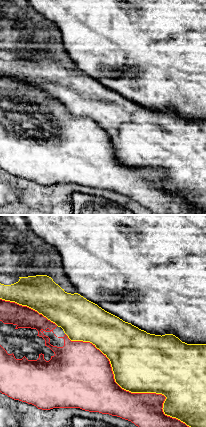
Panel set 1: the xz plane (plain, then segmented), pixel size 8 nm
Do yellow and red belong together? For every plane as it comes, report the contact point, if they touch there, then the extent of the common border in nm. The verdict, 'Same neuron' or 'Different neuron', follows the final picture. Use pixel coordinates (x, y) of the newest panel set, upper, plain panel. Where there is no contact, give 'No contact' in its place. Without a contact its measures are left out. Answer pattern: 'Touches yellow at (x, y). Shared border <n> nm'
Touches yellow at (136, 168). Shared border 1400 nm

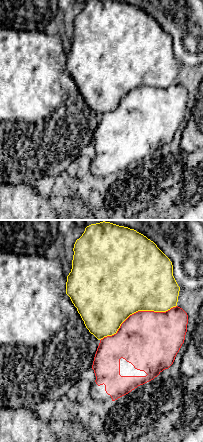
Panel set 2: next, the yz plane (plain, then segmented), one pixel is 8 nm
Touches yellow at (136, 87). Shared border 700 nm

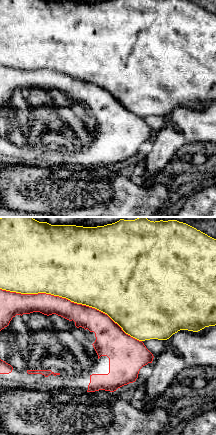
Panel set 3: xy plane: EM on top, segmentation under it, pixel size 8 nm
Touches yellow at (71, 77). Shared border 1200 nm

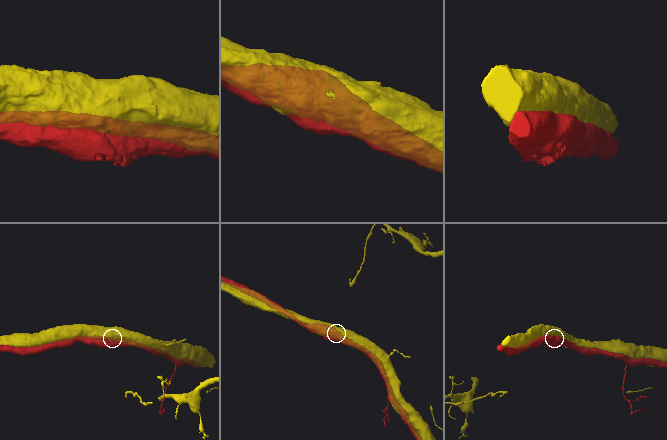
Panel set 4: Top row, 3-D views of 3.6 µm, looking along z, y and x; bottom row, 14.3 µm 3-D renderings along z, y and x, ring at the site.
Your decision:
Same neuron

